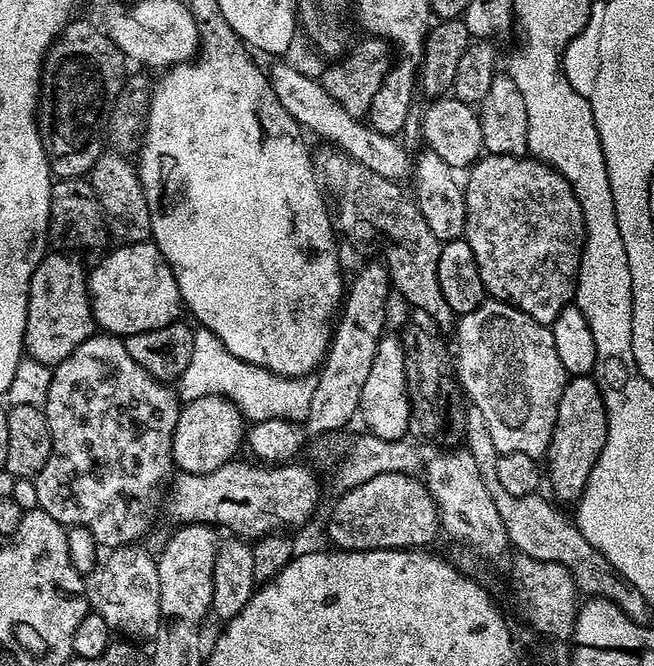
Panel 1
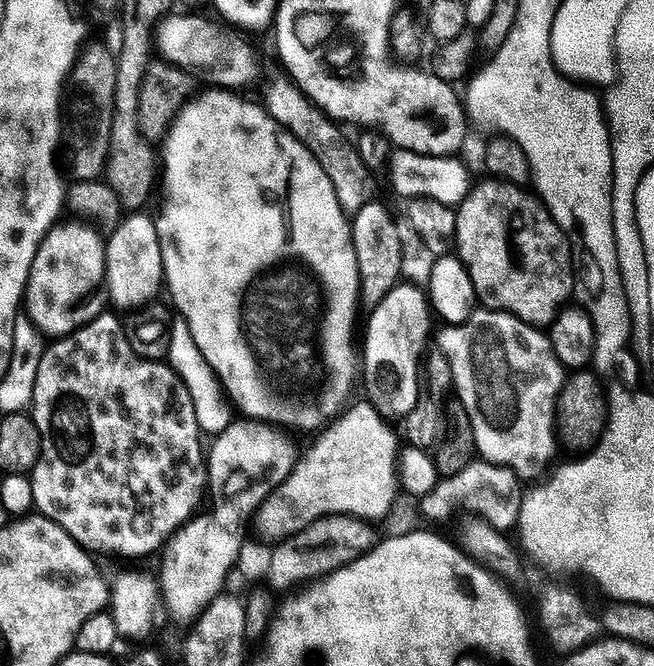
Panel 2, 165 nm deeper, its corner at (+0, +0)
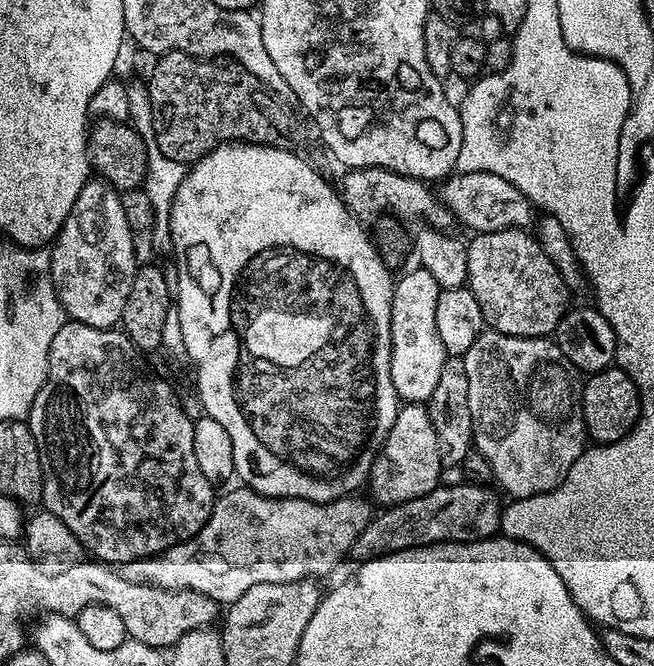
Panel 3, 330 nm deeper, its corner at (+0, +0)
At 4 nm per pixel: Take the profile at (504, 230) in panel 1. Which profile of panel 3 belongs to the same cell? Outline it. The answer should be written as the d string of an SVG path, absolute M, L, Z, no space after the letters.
M507 228L497 232L481 232L467 241L468 279L467 287L471 288L474 298L478 298L478 306L482 306L484 323L493 332L501 332L507 336L535 336L548 338L555 333L558 322L570 307L570 293L566 282L562 282L562 274L554 266L552 259L544 253L535 235L519 228Z

